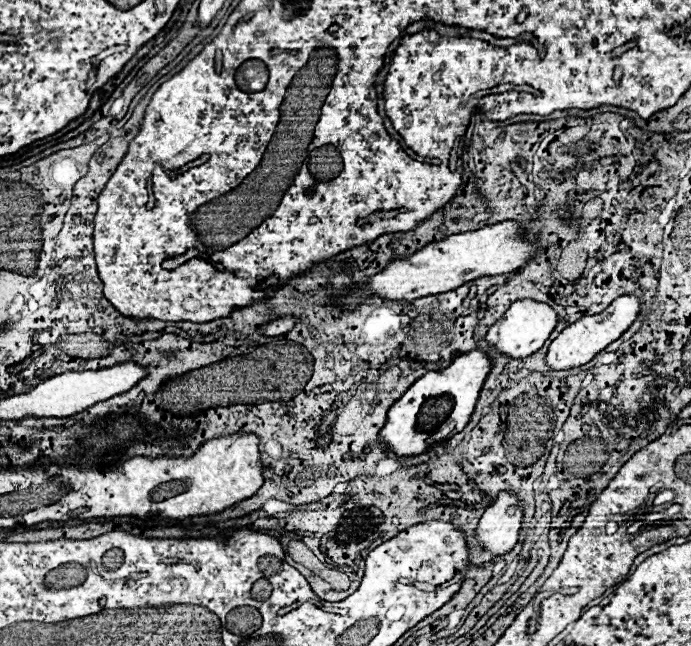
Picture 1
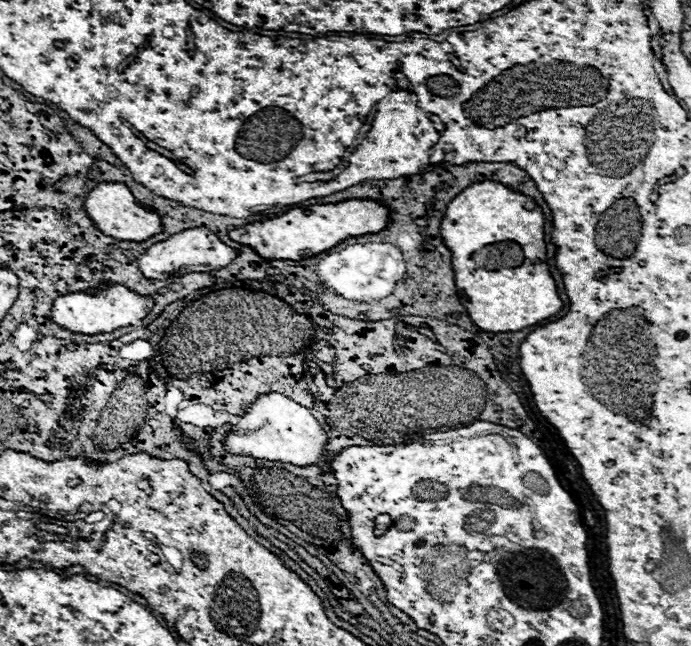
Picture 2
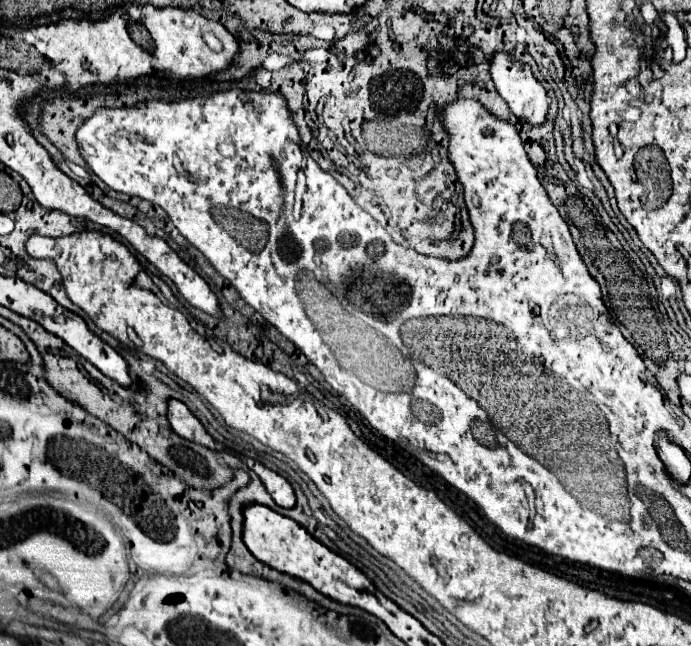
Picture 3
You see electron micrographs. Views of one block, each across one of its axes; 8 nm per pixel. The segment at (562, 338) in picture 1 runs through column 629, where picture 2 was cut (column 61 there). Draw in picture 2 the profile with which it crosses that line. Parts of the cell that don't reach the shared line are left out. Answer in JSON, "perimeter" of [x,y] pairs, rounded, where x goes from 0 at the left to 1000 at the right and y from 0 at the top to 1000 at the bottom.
{"perimeter":[[[168,440],[151,452],[145,452],[142,458],[127,458],[127,455],[96,455],[87,458],[75,467],[75,480],[72,480],[72,495],[101,514],[113,514],[113,517],[124,517],[124,520],[136,520],[136,517],[148,517],[148,514],[165,514],[171,508],[197,502],[200,495],[205,495],[214,480],[220,477],[220,464],[200,458],[197,452],[188,452],[185,446]]]}

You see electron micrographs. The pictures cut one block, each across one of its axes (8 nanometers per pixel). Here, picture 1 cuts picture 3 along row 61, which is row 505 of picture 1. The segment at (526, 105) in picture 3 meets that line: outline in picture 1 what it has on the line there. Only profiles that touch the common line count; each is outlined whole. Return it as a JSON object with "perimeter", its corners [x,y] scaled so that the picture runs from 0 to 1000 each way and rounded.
{"perimeter":[[[724,762],[718,777],[698,796],[689,817],[689,833],[703,854],[712,861],[726,861],[744,848],[744,836],[750,839],[753,814],[755,786],[750,783],[750,774],[735,762]]]}

